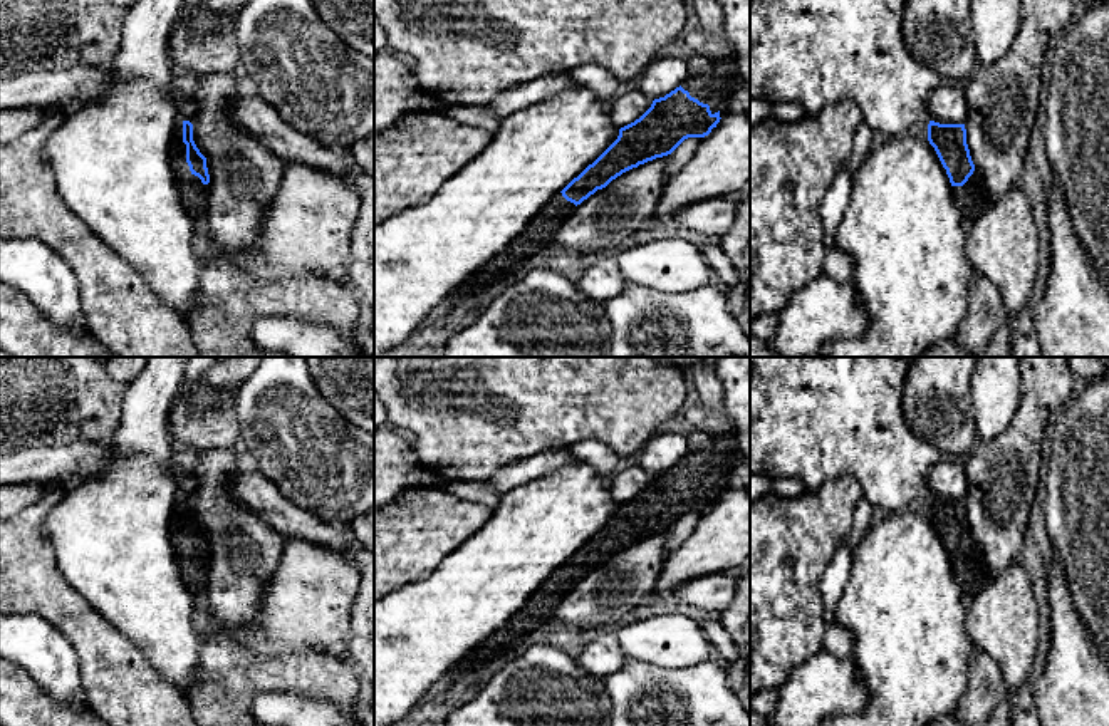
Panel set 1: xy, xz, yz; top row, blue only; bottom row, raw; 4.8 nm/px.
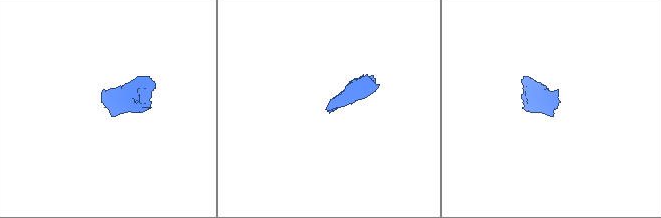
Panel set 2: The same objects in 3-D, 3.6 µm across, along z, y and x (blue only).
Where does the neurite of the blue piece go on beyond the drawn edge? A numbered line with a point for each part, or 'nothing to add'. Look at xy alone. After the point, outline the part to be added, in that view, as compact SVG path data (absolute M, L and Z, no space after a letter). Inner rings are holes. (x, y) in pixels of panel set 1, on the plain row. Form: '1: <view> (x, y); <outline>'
1: xy (193, 569); M183 495L178 496L174 505L171 543L180 563L183 582L191 592L203 595L208 583L208 560L203 560L201 555L190 547L190 542L186 538L186 520L183 518Z

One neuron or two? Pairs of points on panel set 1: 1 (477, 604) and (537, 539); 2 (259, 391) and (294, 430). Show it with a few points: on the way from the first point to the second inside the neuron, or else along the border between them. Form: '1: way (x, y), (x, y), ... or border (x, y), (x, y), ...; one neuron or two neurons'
1: way (489, 587), (520, 555); one neuron
2: way (269, 401), (284, 420); one neuron

